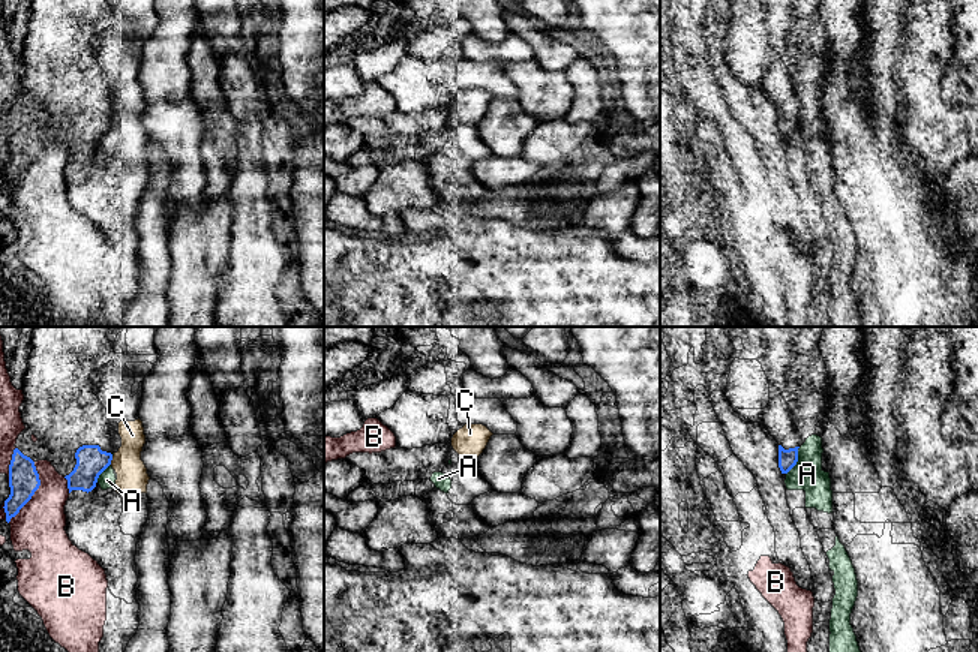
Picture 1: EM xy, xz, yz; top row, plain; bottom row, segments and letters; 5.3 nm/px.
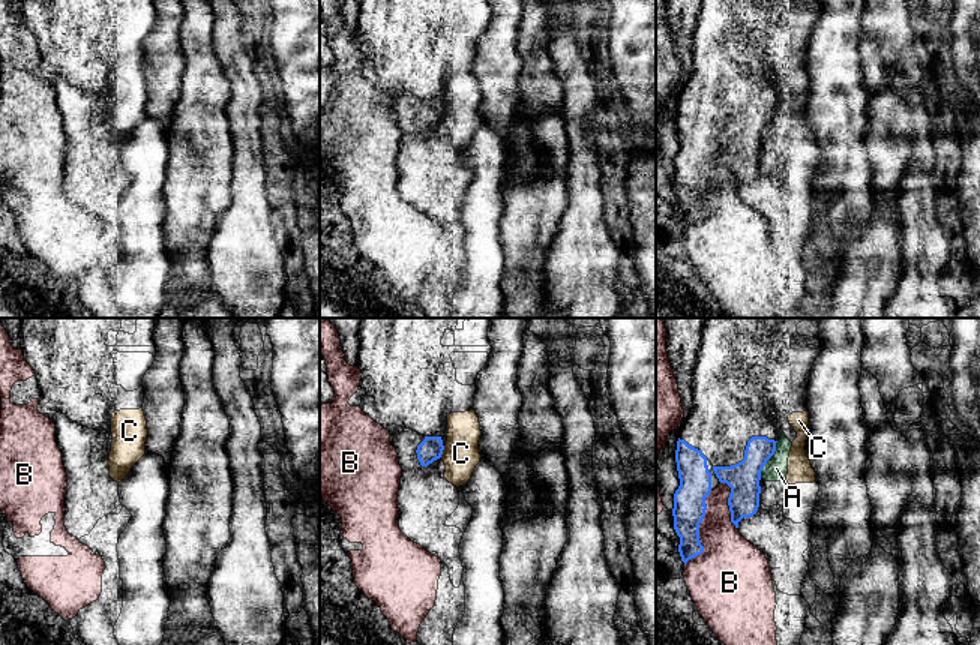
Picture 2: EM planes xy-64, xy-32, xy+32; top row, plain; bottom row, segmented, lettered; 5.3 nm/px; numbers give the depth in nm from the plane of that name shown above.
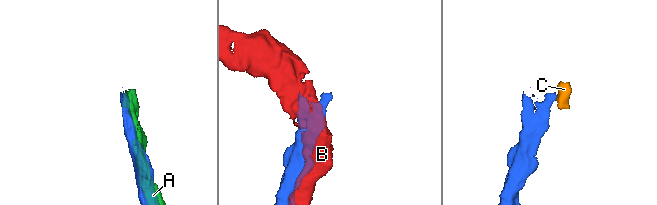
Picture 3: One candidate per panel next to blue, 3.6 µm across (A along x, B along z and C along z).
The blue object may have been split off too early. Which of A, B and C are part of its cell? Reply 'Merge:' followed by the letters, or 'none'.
Merge: none

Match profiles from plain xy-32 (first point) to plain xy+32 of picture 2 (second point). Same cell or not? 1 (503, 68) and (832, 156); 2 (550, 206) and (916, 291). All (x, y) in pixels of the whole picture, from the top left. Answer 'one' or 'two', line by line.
1: one
2: two

